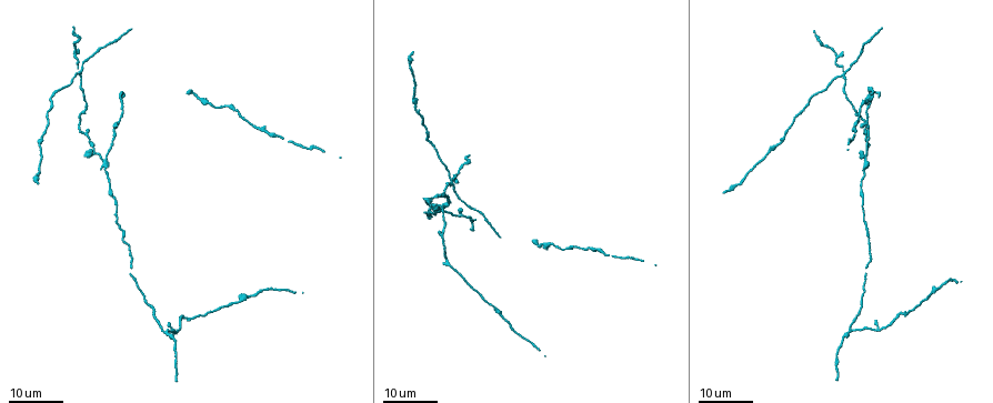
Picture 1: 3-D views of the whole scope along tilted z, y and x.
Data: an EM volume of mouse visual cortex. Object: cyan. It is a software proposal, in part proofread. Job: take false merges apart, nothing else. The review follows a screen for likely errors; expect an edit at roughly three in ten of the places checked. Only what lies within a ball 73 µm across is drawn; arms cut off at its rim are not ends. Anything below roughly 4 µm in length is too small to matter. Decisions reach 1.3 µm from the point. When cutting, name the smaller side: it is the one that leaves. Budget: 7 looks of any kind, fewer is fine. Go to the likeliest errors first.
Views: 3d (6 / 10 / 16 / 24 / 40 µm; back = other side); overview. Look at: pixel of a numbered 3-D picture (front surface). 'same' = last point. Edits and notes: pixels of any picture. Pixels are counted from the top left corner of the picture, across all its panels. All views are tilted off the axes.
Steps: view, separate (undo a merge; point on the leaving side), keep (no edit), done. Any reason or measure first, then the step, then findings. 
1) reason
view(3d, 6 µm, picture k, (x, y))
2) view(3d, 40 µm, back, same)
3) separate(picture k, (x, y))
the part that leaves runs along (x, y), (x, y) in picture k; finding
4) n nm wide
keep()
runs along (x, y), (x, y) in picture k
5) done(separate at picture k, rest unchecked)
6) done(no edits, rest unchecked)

view(3d, 24 µm, picture 1, (840, 76))

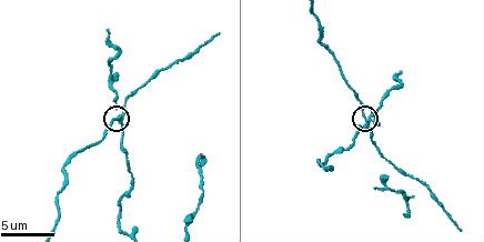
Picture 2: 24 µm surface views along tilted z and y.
view(3d, 10 µm, picture 2, (119, 116))

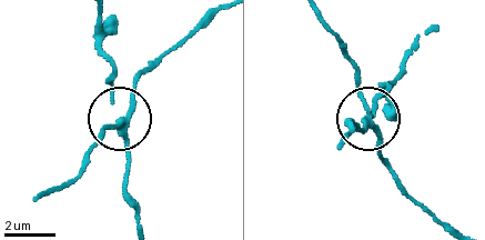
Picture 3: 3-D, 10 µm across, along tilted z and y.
other side
view(3d, 10 µm, back, picture 3, (120, 123))

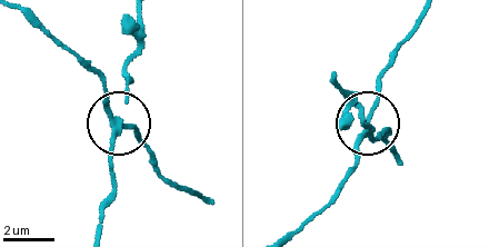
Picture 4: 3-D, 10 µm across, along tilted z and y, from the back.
side arm 16 µm
separate(picture 4, (105, 95))
the part that leaves runs along (116, 127), (139, 132), (158, 169), (202, 199) in picture 4; two cells meet here

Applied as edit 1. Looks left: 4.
three arms meet
view(3d, 16 µm, picture 1, (443, 209))

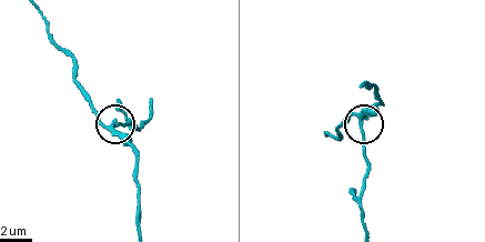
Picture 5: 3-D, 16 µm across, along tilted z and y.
zoom in
view(3d, 6 µm, picture 5, (112, 124))

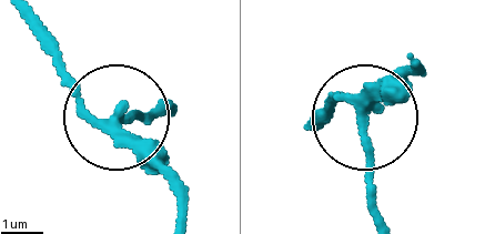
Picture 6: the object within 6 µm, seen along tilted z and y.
230 nm wide
keep()
runs along (28, 20), (66, 82), (113, 118), (182, 203) in picture 6; continuous, no second cell

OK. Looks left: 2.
view(3d, 16 µm, picture 1, (865, 162))

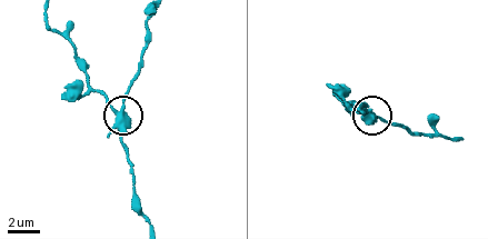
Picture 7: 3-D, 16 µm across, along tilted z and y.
view(3d, 10 µm, picture 7, (122, 113))

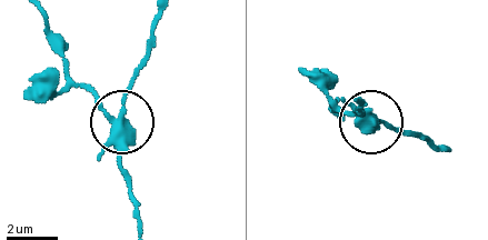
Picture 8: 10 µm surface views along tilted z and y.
side arm 33 µm; 3 arms
separate(picture 8, (126, 97))
a second cell is stuck on

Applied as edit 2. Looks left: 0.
done(separate at picture 4, separate at picture 8, rest unchecked)

